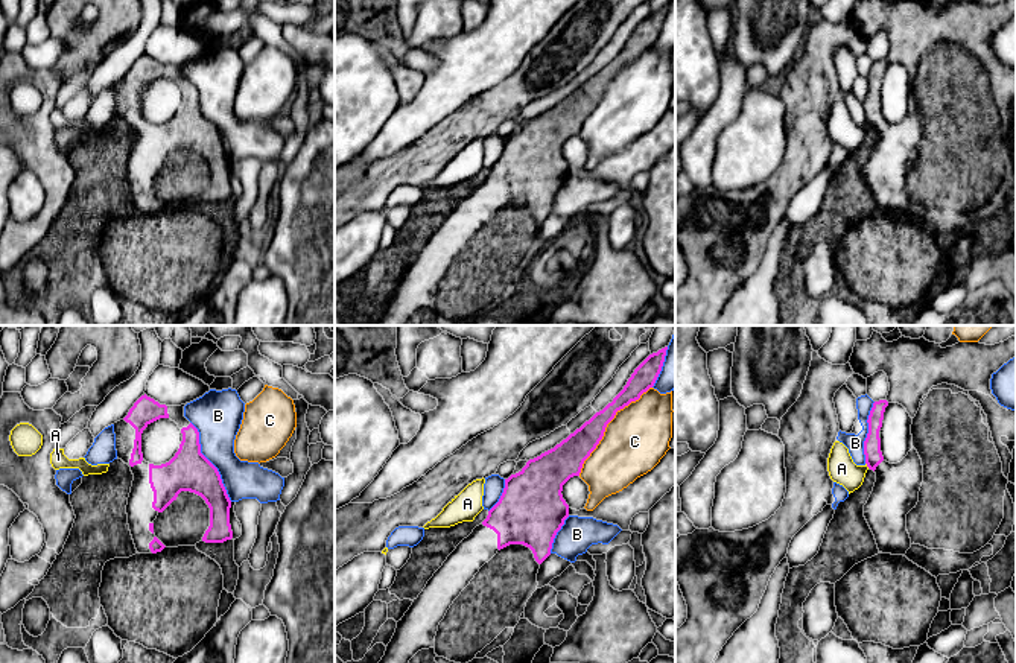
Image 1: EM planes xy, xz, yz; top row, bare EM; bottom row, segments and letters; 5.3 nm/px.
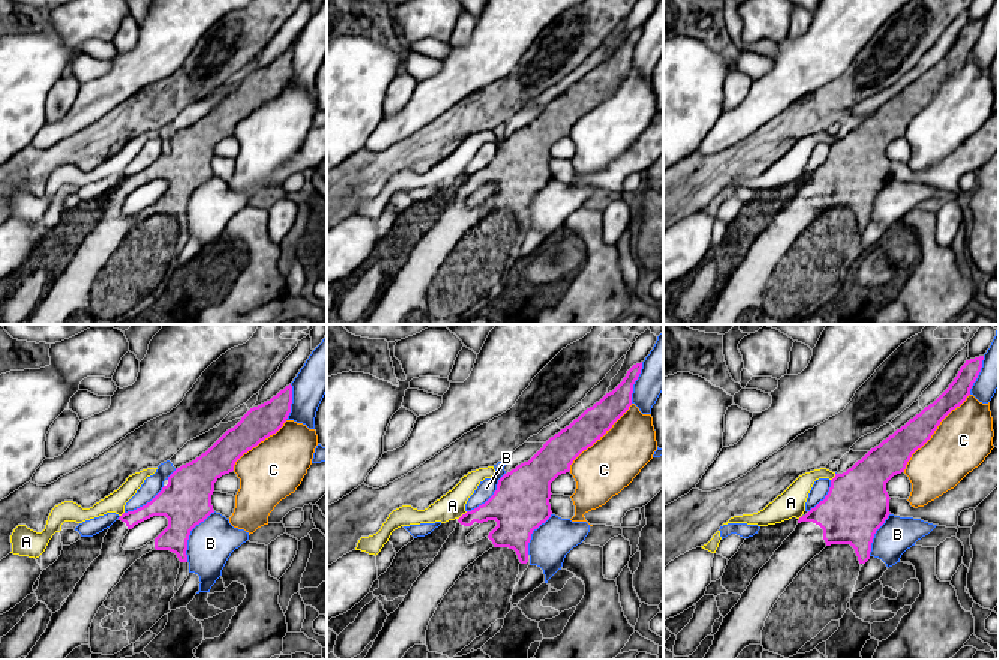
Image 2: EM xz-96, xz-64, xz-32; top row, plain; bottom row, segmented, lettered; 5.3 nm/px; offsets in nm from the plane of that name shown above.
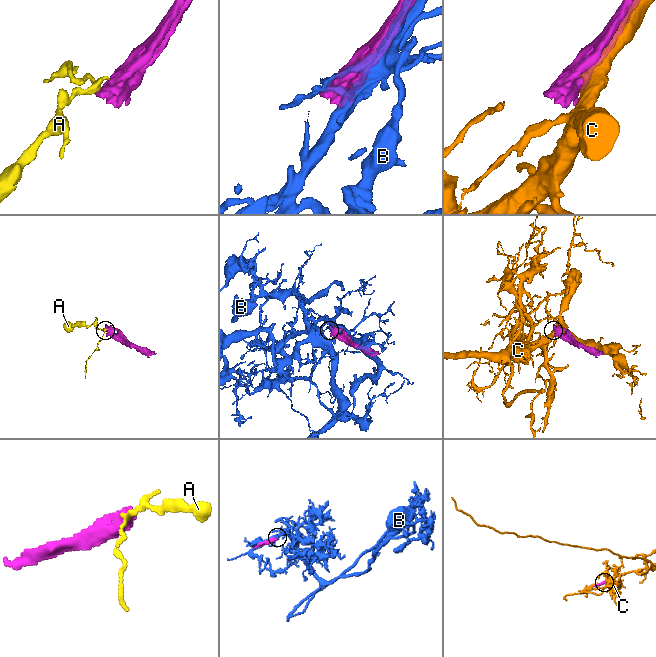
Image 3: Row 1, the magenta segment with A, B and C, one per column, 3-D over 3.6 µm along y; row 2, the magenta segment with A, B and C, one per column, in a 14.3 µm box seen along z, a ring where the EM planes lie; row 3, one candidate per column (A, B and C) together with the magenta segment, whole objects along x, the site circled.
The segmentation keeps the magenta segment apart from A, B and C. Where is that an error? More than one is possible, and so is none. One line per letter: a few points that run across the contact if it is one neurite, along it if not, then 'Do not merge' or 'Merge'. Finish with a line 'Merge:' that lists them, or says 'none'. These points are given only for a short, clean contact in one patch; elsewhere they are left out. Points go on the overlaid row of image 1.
A: Do not merge
B: Do not merge
C: Do not merge
Merge: none

